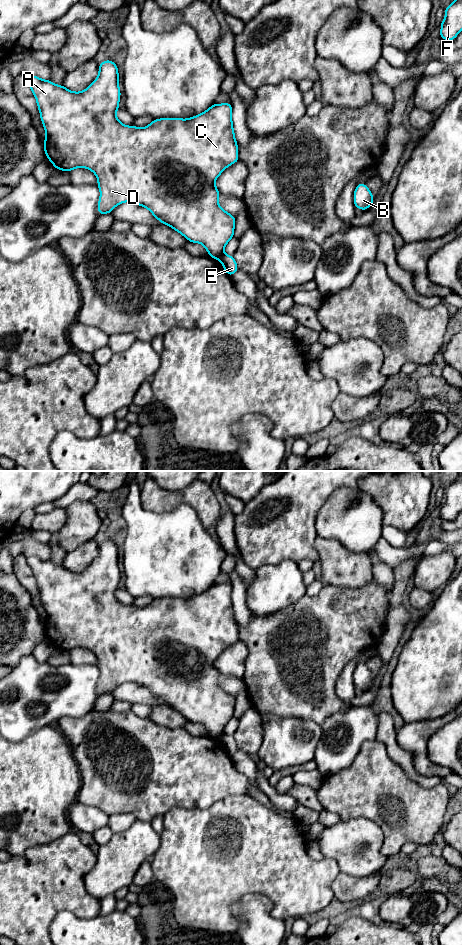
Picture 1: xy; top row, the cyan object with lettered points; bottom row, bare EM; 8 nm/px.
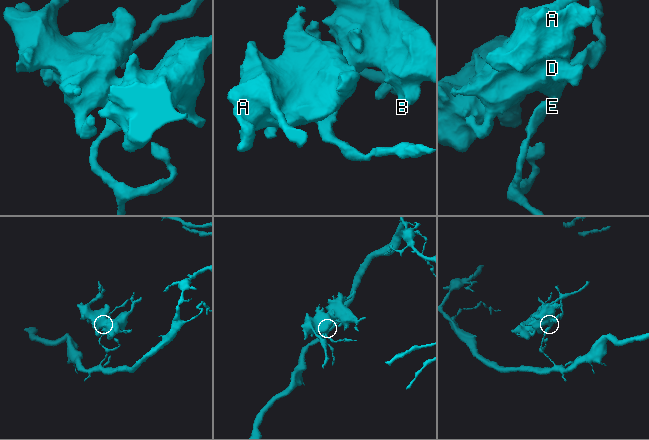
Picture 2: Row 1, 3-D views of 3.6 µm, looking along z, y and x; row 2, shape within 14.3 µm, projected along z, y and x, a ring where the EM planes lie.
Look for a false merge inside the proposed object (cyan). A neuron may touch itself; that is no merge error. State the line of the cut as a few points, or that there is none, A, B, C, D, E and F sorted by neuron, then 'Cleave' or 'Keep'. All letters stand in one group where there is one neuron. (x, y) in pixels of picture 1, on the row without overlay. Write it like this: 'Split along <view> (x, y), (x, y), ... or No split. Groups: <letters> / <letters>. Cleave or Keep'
Split along xy (223, 733), (218, 739). Groups: A B C D F / E. Cleave

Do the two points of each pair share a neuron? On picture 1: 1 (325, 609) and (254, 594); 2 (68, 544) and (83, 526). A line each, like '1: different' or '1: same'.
1: different
2: same

